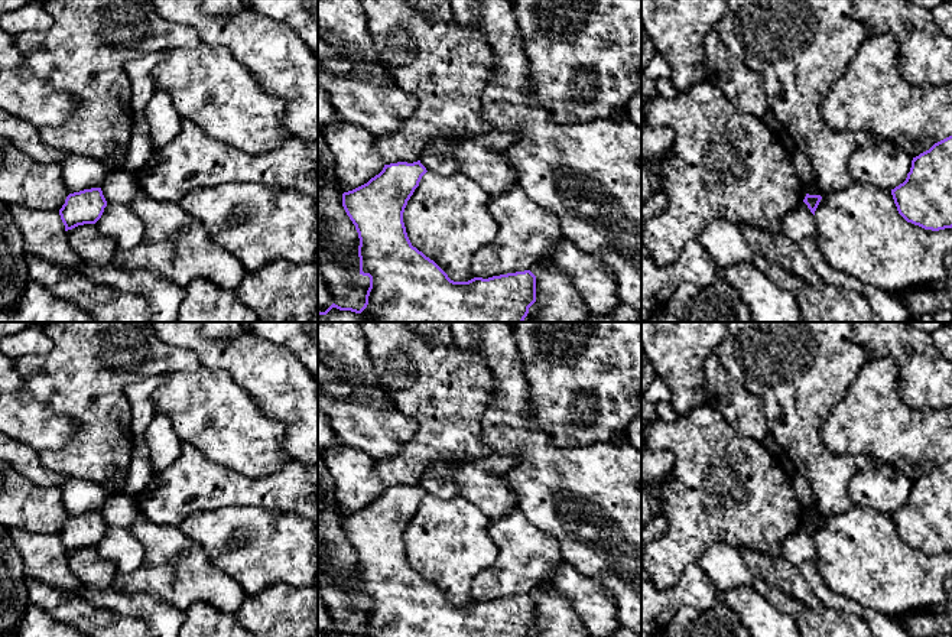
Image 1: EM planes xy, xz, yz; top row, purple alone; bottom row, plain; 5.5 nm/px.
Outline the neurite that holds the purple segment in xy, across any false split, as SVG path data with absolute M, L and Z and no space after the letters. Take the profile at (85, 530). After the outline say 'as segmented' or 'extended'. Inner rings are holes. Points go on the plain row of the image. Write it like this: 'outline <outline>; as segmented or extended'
outline M101 511L69 517L59 533L65 555L84 547L95 547L107 530Z; as segmented

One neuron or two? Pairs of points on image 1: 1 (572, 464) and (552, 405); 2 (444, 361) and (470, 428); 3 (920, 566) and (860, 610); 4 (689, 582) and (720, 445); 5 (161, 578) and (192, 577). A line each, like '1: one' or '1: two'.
1: two
2: one
3: two
4: two
5: one

